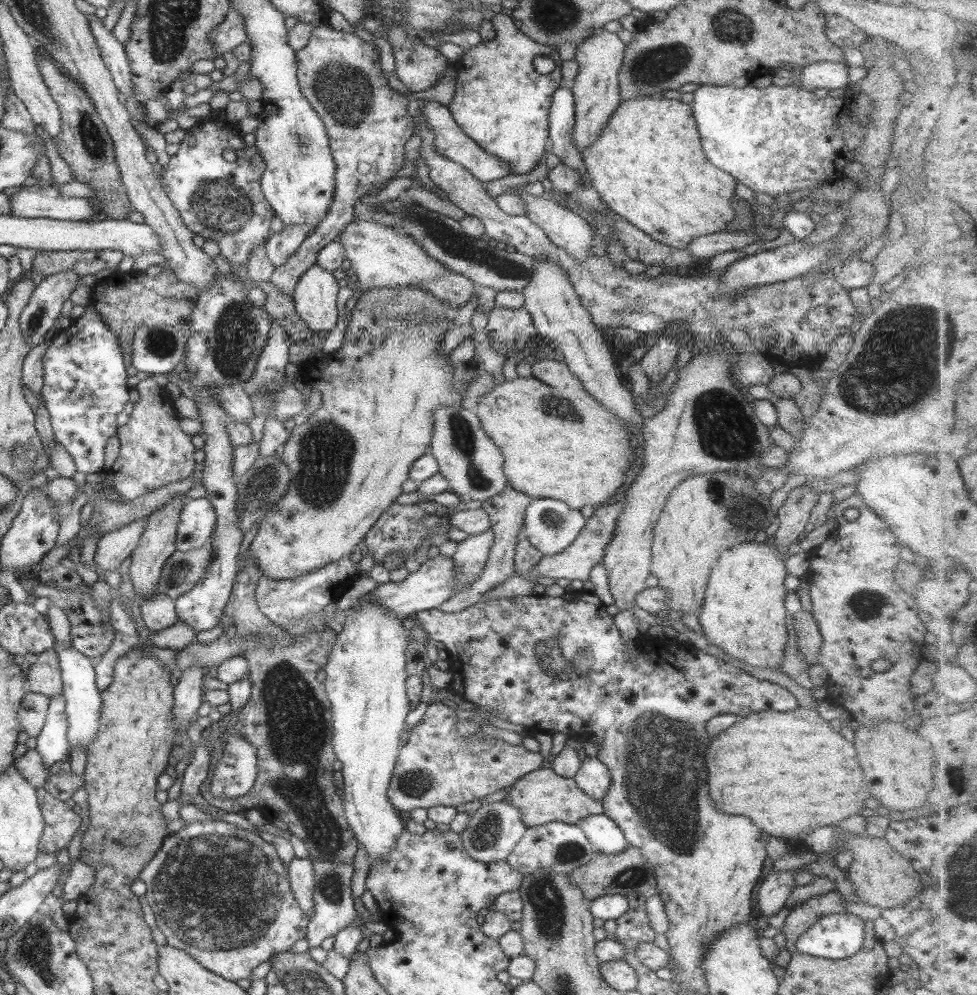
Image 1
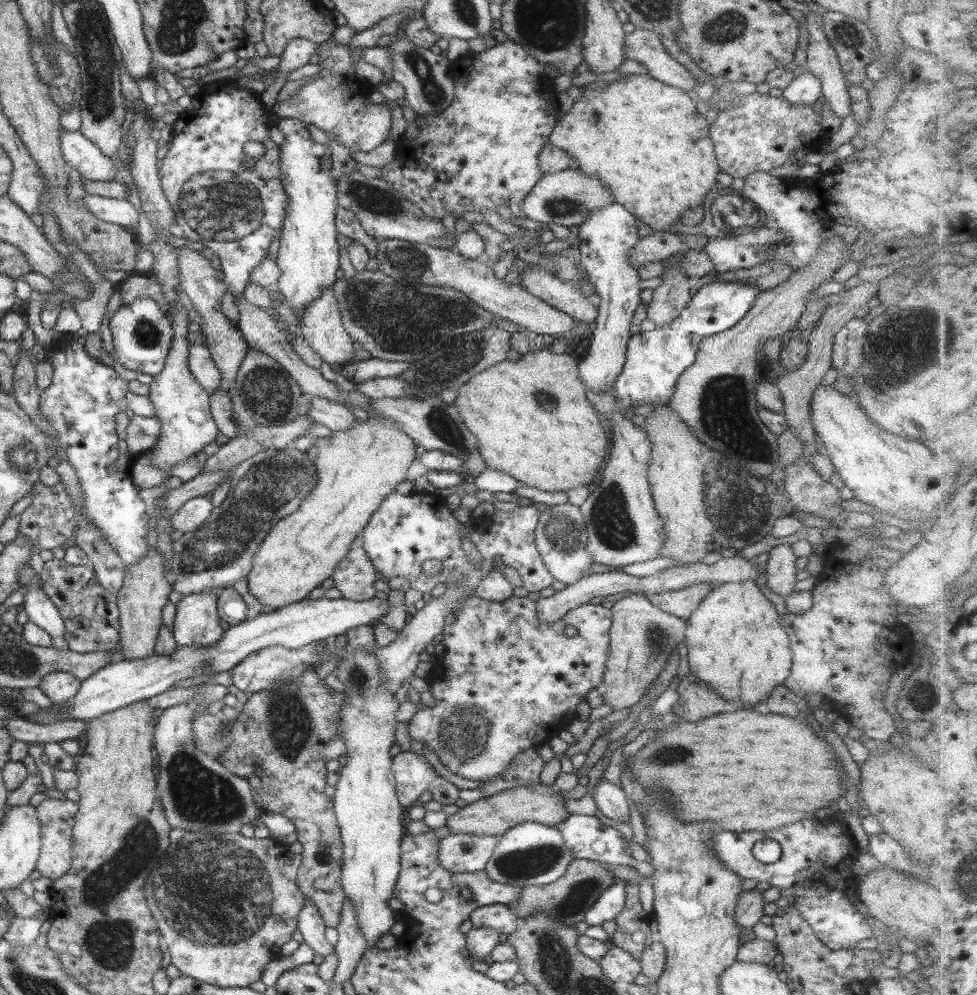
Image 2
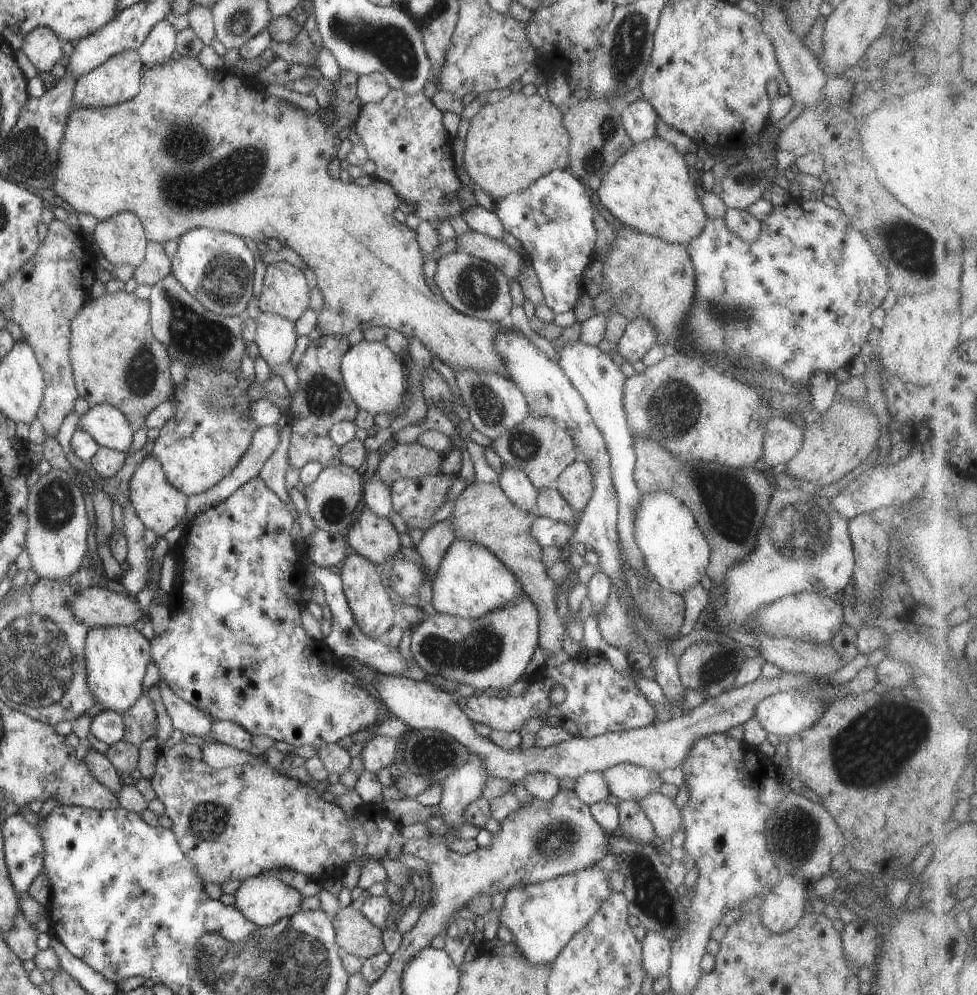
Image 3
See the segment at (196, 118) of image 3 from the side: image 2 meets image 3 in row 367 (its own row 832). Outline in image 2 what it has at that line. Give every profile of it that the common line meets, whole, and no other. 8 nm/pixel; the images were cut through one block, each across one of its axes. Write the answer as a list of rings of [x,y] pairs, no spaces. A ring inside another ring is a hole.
[[[543,783],[533,786],[521,786],[497,792],[497,794],[479,798],[457,812],[447,816],[445,827],[449,834],[475,834],[475,836],[498,837],[507,832],[509,828],[525,822],[538,823],[547,827],[559,825],[565,821],[569,814],[565,811],[563,798],[553,792],[551,785]]]

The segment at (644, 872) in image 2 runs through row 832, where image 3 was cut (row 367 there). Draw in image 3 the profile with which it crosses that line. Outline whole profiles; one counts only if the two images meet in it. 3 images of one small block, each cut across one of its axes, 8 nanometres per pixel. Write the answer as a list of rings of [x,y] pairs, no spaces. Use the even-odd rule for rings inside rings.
[[[577,340],[573,344],[565,344],[563,350],[561,352],[556,350],[556,353],[559,368],[563,370],[563,374],[571,382],[571,386],[579,392],[595,428],[599,430],[599,434],[603,438],[605,450],[609,454],[609,478],[611,478],[613,492],[617,497],[616,531],[618,532],[618,540],[622,544],[627,564],[638,577],[642,577],[645,572],[644,558],[639,547],[635,544],[634,528],[632,527],[636,504],[639,502],[641,494],[637,490],[632,476],[635,452],[631,431],[625,422],[625,412],[622,407],[623,392],[621,390],[623,390],[623,382],[626,377],[619,371],[619,367],[609,358],[607,353],[601,352],[596,345],[587,346]]]

